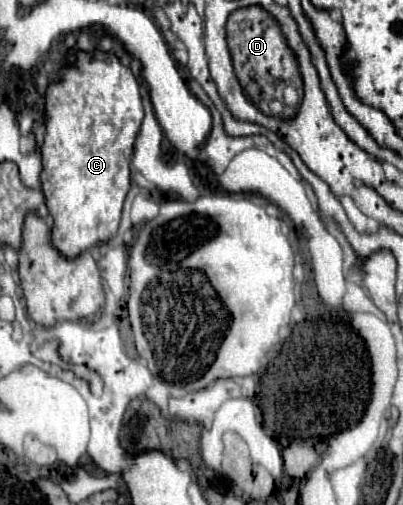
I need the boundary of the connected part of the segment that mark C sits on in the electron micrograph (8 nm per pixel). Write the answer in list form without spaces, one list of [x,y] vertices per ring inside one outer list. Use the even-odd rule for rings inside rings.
[[[78,53],[78,59],[74,63],[74,67],[64,69],[60,73],[60,81],[58,83],[50,83],[46,89],[46,135],[44,135],[44,145],[42,145],[42,191],[46,197],[46,207],[54,219],[54,227],[52,227],[52,245],[60,251],[62,257],[74,259],[80,253],[84,253],[86,249],[90,249],[92,245],[100,245],[100,243],[108,243],[116,231],[118,231],[118,223],[120,223],[120,213],[122,213],[122,205],[126,199],[126,193],[130,191],[132,179],[130,179],[130,159],[132,159],[132,149],[134,149],[134,141],[144,117],[144,109],[142,109],[142,99],[140,99],[140,91],[138,91],[138,81],[132,75],[132,71],[128,67],[124,67],[116,57],[112,57],[110,63],[104,61],[104,53],[96,53],[96,59],[90,61],[88,53]]]

